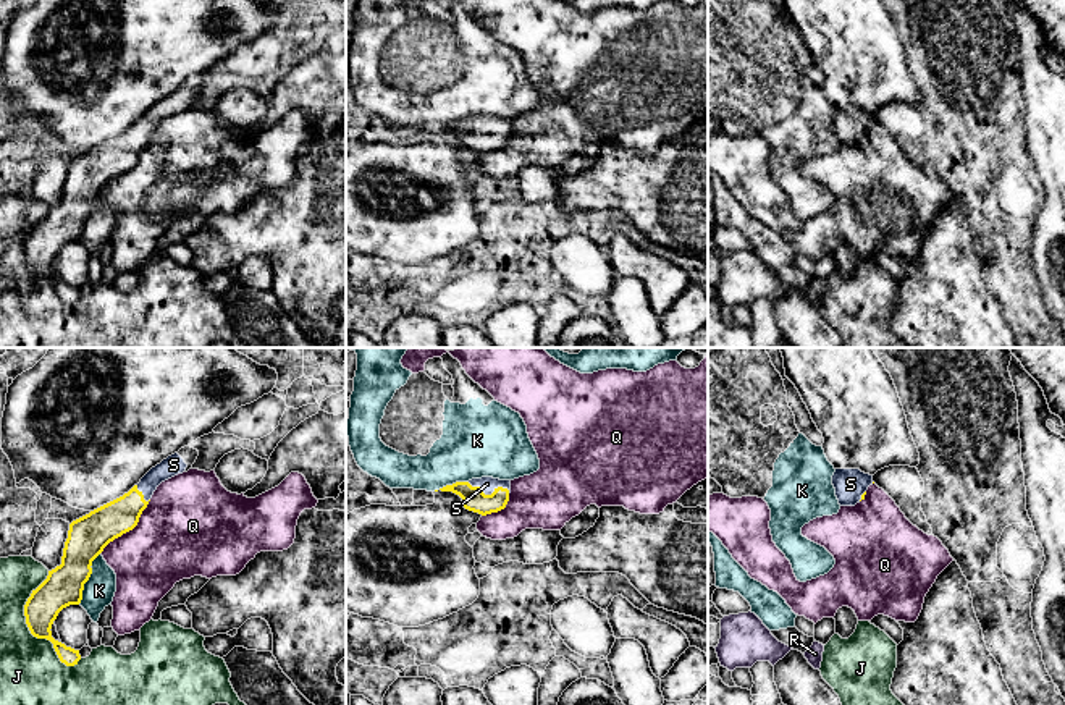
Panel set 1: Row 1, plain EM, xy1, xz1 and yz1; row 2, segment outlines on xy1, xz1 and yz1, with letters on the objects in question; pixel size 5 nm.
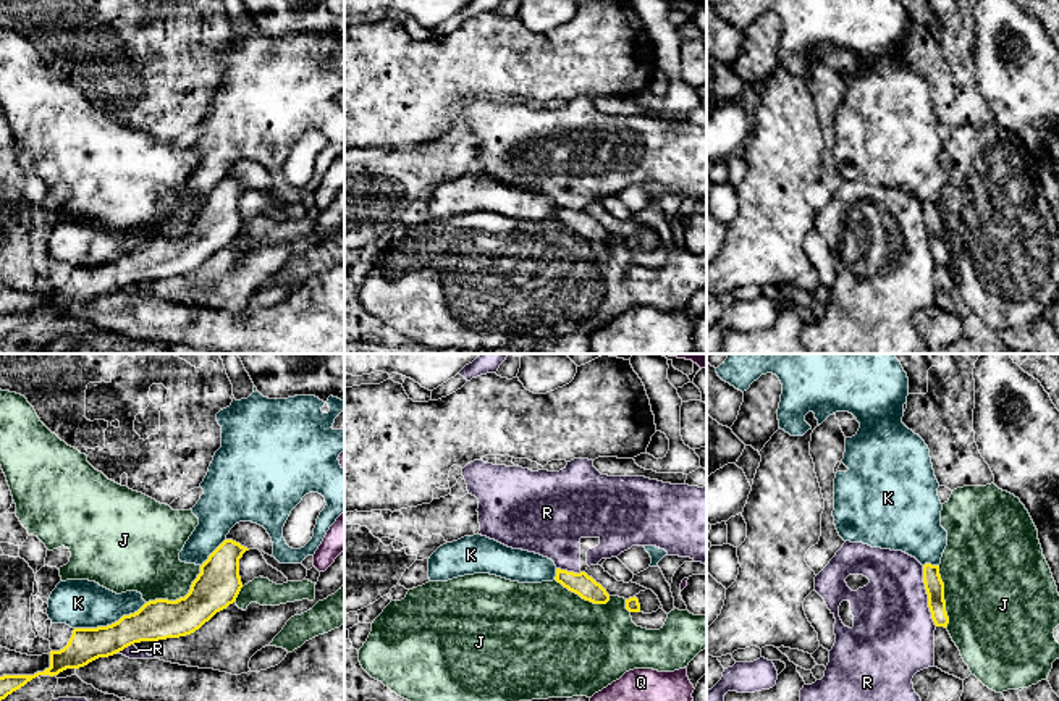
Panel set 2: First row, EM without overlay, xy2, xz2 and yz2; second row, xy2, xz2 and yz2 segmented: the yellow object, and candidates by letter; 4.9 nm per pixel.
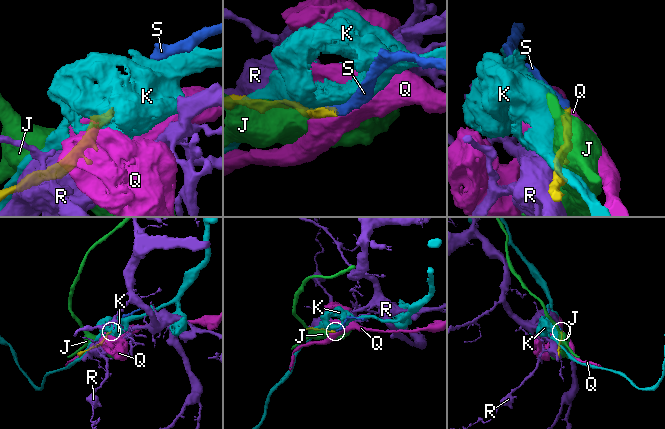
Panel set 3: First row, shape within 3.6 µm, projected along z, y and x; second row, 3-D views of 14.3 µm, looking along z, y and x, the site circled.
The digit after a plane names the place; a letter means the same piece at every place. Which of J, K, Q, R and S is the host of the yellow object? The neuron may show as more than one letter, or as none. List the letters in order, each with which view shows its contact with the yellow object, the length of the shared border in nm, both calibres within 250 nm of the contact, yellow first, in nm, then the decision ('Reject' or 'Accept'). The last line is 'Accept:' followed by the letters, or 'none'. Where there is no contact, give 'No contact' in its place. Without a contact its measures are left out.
J: Touches yellow in xy1. Shared border 500 nm. Thickness 180 nm (yellow) against 320 nm. Reject
K: Touches yellow in xy2. Shared border 380 nm. Thickness 200 nm (yellow) against 240 nm. Reject
Q: Touches yellow in xy1. Shared border 380 nm. Thickness 200 nm (yellow) against 440 nm. Reject
R: Touches yellow in yz2. Shared border 320 nm. Thickness 100 nm (yellow) against 400 nm. Reject
S: Touches yellow in xz1. Shared border 220 nm. Thickness 120 nm (yellow) against 80 nm. Accept
Accept: S

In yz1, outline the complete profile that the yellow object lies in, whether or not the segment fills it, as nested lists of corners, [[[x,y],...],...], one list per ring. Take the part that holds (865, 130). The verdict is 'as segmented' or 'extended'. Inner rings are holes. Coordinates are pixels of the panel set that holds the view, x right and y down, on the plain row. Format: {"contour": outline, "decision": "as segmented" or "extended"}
{"contour": [[[836,107],[832,123],[840,144],[855,144],[865,137],[868,125],[873,123],[873,113],[860,107]]], "decision": "extended"}

